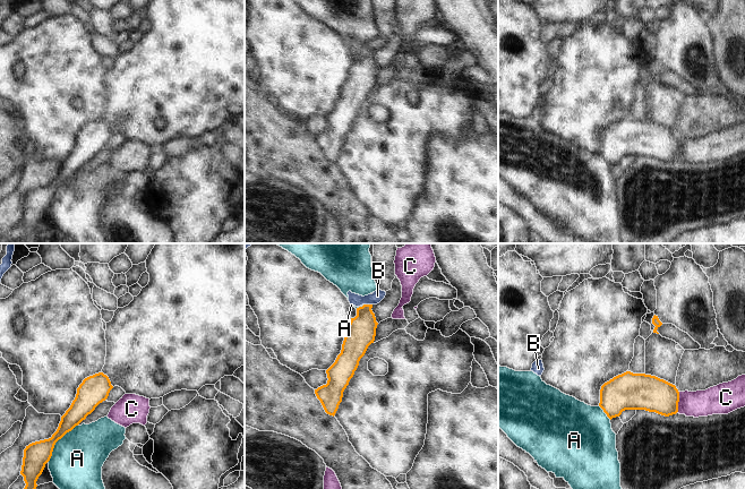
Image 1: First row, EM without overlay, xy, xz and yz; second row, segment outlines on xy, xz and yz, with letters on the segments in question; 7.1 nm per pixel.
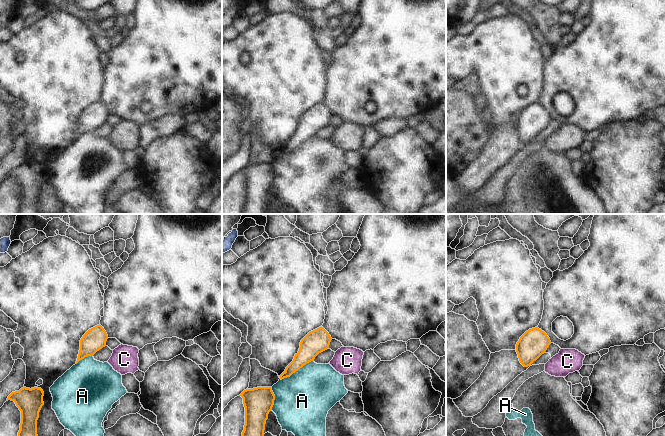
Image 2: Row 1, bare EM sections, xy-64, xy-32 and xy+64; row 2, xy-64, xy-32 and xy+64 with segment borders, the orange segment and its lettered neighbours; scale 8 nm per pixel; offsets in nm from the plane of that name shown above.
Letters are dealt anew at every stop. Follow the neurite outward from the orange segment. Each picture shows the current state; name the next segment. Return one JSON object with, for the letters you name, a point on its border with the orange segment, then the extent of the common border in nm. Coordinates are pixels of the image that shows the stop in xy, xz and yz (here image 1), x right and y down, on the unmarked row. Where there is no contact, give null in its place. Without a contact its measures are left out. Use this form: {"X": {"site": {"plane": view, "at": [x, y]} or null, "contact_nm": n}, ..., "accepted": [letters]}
{"accepted": []}

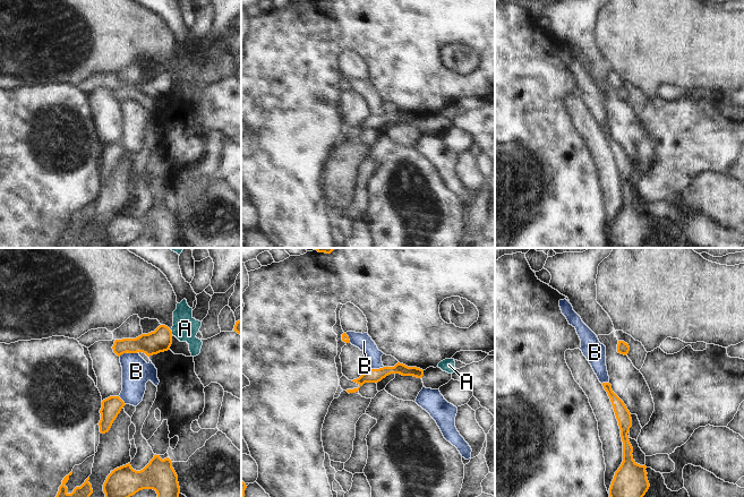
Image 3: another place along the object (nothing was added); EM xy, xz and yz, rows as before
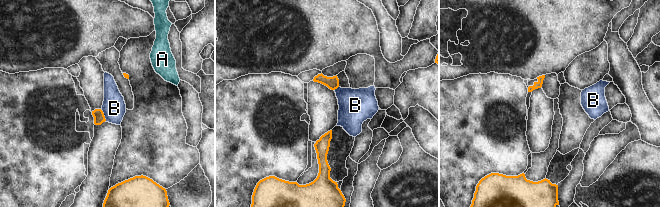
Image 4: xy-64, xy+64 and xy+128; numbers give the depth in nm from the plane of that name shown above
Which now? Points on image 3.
{"accepted": []}

